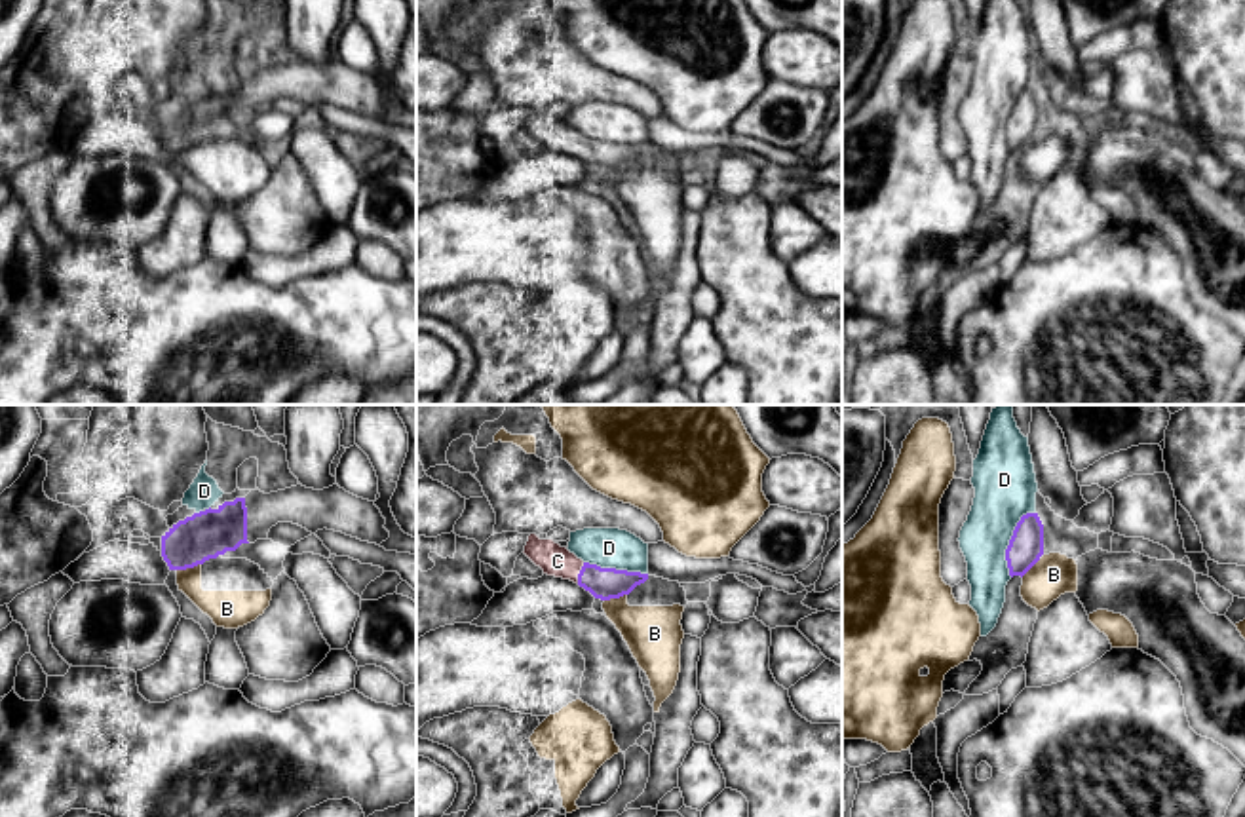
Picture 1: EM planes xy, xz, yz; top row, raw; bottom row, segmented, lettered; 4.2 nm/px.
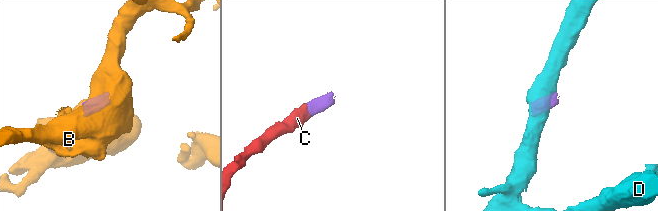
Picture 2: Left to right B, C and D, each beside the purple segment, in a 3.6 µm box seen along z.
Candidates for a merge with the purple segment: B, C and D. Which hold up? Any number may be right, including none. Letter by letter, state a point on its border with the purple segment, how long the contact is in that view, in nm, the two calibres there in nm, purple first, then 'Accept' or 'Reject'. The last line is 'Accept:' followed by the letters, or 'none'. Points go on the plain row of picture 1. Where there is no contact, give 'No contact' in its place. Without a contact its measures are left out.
B: Touches purple at xy (189, 141). Shared border 110 nm. Thickness 200 nm (purple) against 160 nm. Reject
C: Touches purple at xz (580, 147). Shared border 90 nm. Thickness 140 nm (purple) against 130 nm. Accept
D: Touches purple at yz (1010, 114). Shared border 300 nm. Thickness 150 nm (purple) against 260 nm. Reject
Accept: C

